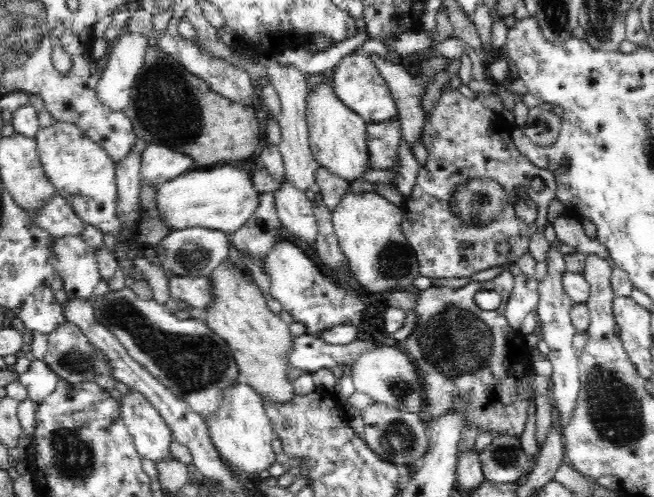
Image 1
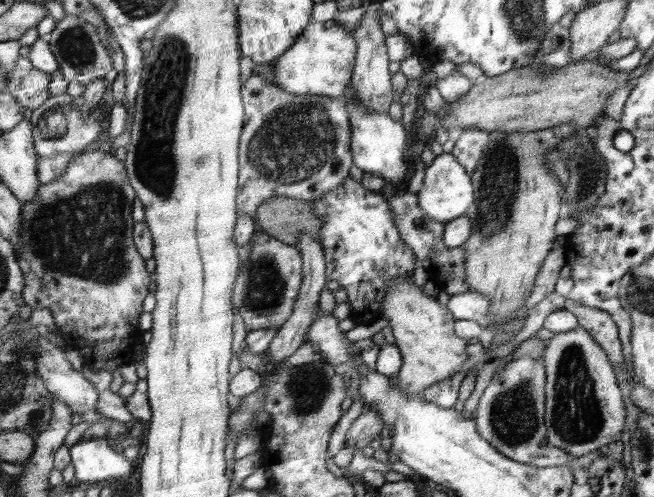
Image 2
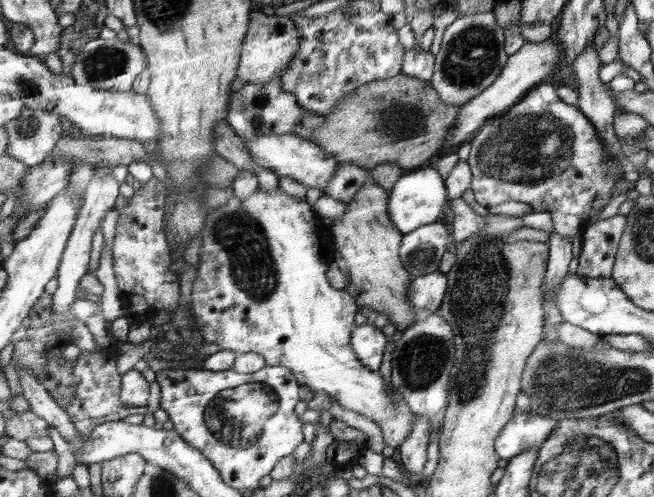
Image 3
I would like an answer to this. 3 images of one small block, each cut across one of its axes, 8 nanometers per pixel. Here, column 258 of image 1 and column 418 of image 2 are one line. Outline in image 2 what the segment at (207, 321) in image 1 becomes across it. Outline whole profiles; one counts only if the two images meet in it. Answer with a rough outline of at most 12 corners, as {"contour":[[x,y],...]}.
{"contour":[[399,276],[381,318],[403,355],[397,387],[454,376],[470,341],[451,309]]}

